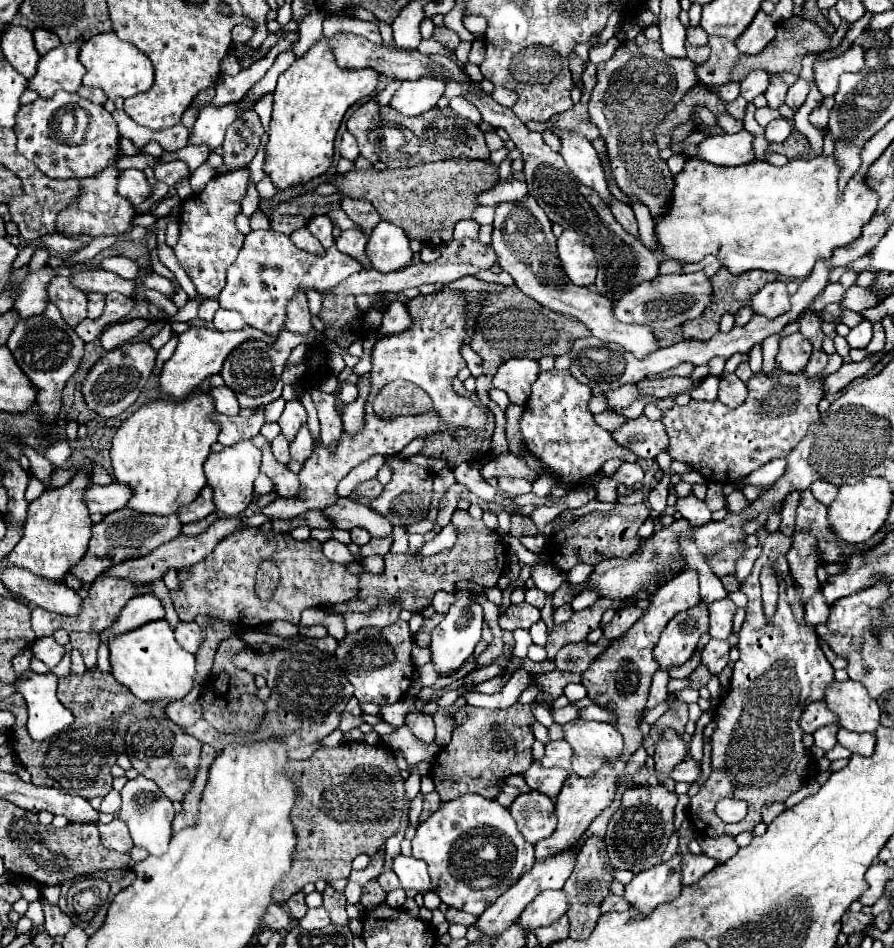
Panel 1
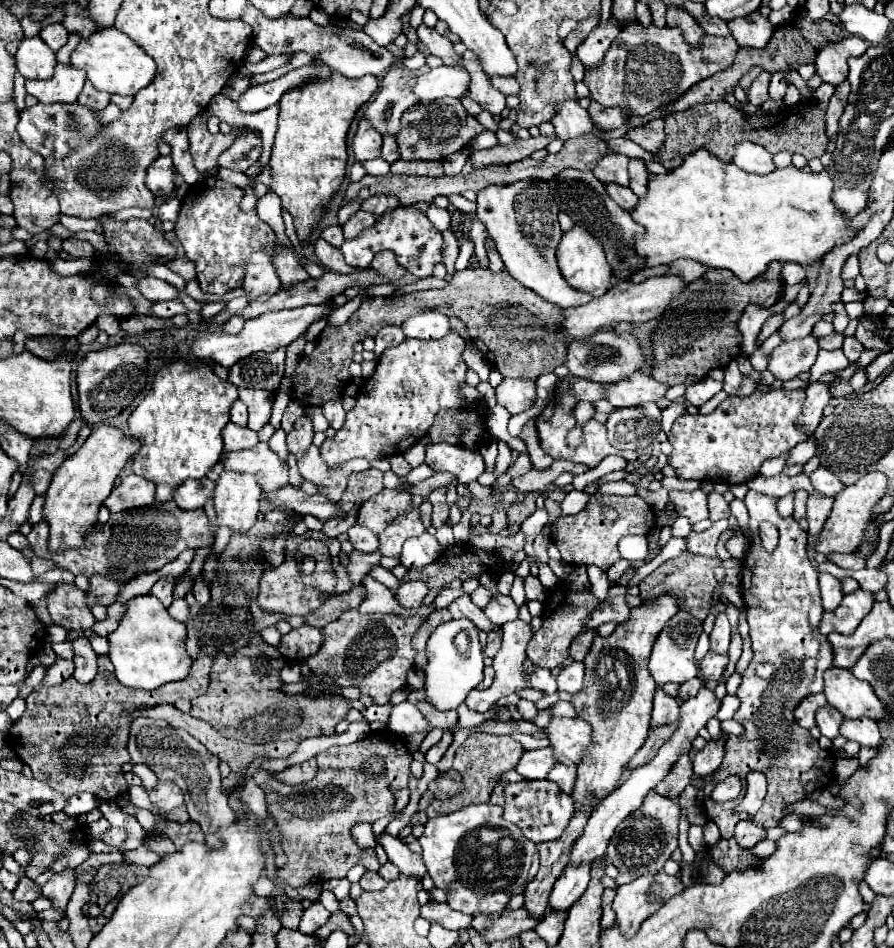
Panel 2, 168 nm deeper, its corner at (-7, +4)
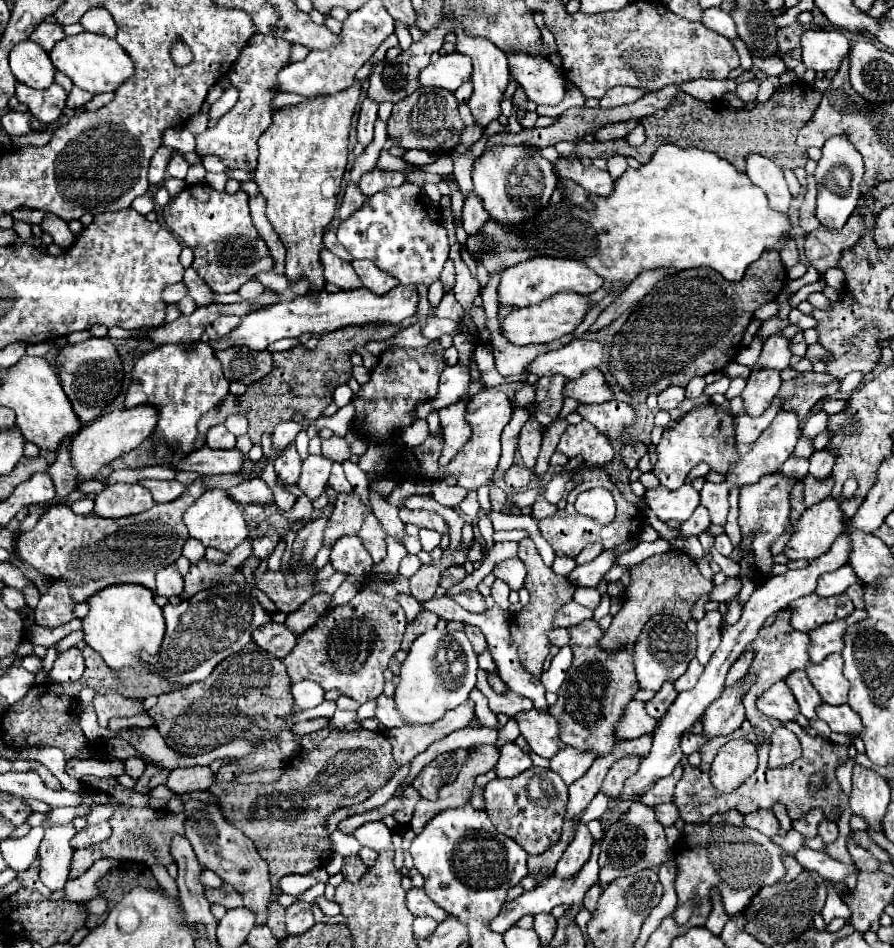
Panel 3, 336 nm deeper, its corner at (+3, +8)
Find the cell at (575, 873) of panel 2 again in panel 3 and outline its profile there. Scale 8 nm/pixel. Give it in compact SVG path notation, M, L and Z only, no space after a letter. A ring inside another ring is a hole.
M585 824L577 826L577 834L575 834L573 842L569 844L569 850L565 850L565 854L557 862L555 874L563 876L563 878L575 876L581 870L581 866L589 860L591 846L593 846L593 836L587 830L587 826Z

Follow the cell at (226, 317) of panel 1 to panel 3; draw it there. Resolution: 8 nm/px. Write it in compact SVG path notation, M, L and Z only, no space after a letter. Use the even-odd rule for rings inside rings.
M221 316L213 322L213 328L219 336L225 336L225 334L233 332L239 326L239 322L241 322L241 318L237 318L237 316Z

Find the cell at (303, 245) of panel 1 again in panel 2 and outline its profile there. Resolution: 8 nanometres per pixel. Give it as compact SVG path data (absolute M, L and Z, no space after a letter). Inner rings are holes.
M317 238L313 242L313 248L315 248L315 256L321 260L321 264L333 272L339 272L339 274L351 274L355 272L355 268L351 268L345 260L343 260L343 254L339 248L335 246L329 246L327 242L323 242L323 238Z

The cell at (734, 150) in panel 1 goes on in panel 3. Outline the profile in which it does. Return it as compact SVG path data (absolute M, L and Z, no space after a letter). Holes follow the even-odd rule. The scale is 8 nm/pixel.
M751 154L747 158L747 176L751 178L753 184L765 190L769 198L769 208L777 212L785 212L791 206L791 194L787 190L783 172L765 156Z

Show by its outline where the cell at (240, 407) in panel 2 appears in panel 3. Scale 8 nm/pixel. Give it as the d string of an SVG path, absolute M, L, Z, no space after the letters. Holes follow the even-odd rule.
M241 414L229 416L229 418L225 420L225 426L227 426L229 432L235 434L235 436L243 436L243 434L247 434L247 418L241 416Z

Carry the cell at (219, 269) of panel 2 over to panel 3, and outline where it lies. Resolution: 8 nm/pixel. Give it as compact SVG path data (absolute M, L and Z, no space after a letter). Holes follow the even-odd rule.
M199 182L187 186L167 206L163 206L167 226L195 254L193 268L209 284L209 288L219 294L237 292L245 282L275 266L265 240L257 234L251 222L247 198L249 196L243 190L227 194L213 190L207 182Z

